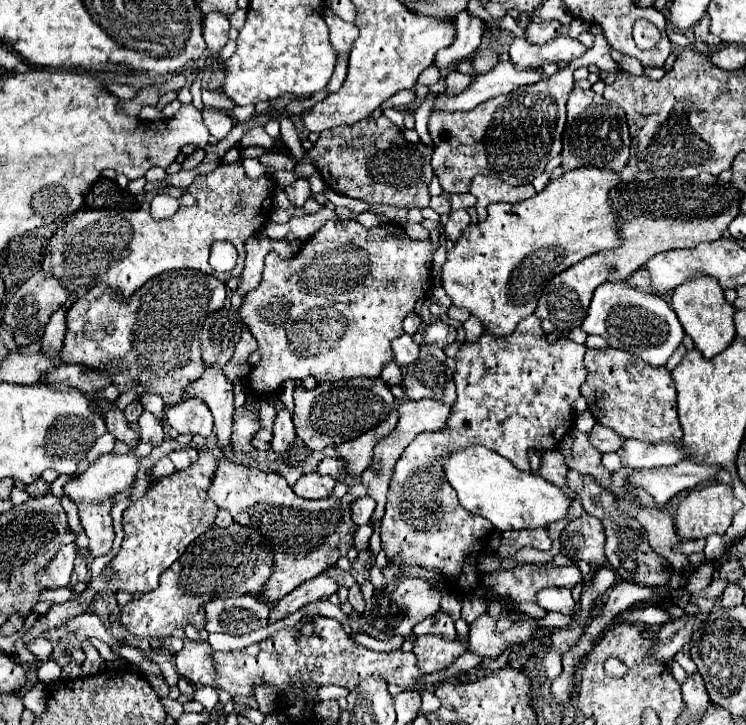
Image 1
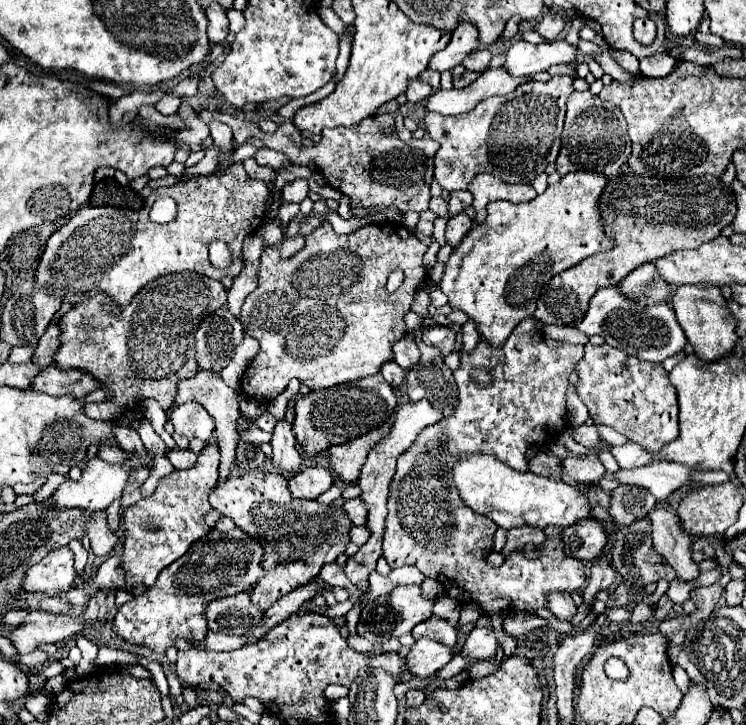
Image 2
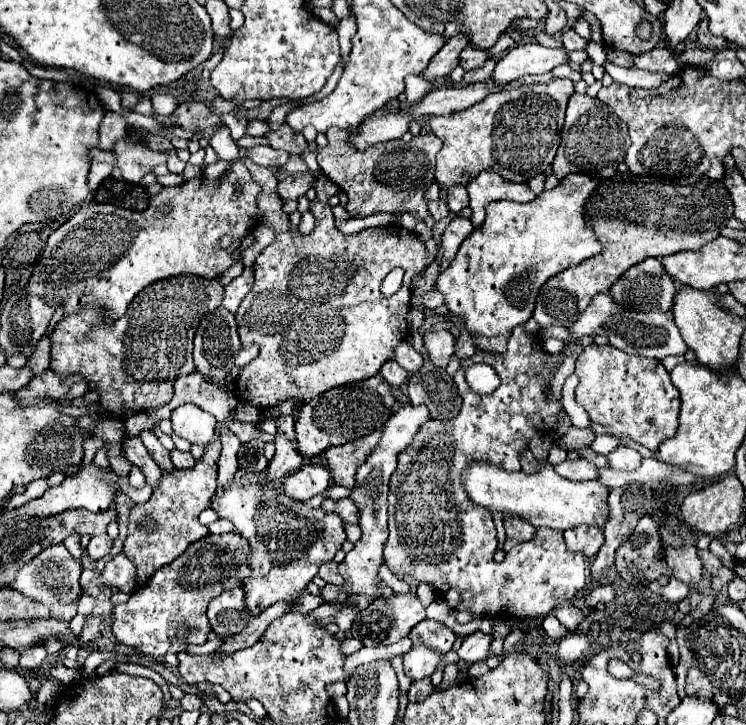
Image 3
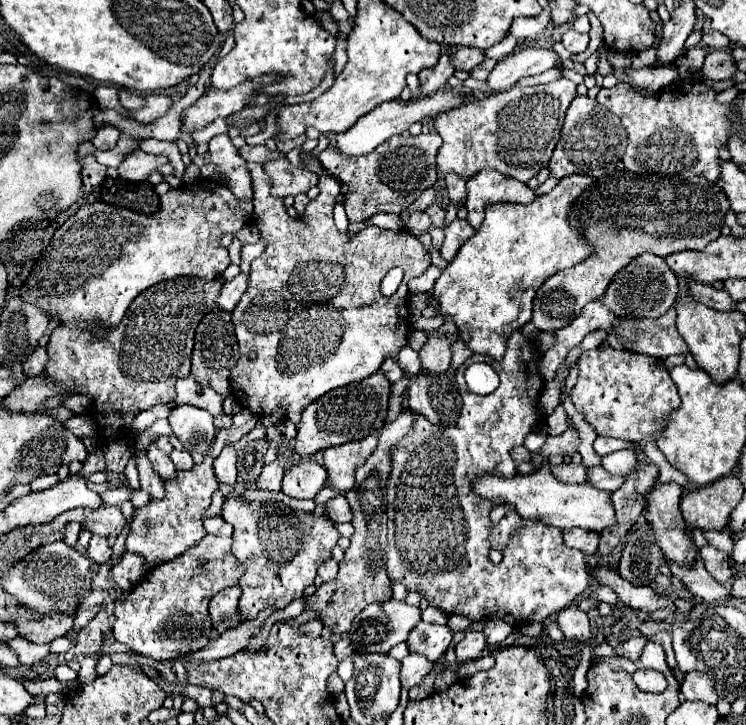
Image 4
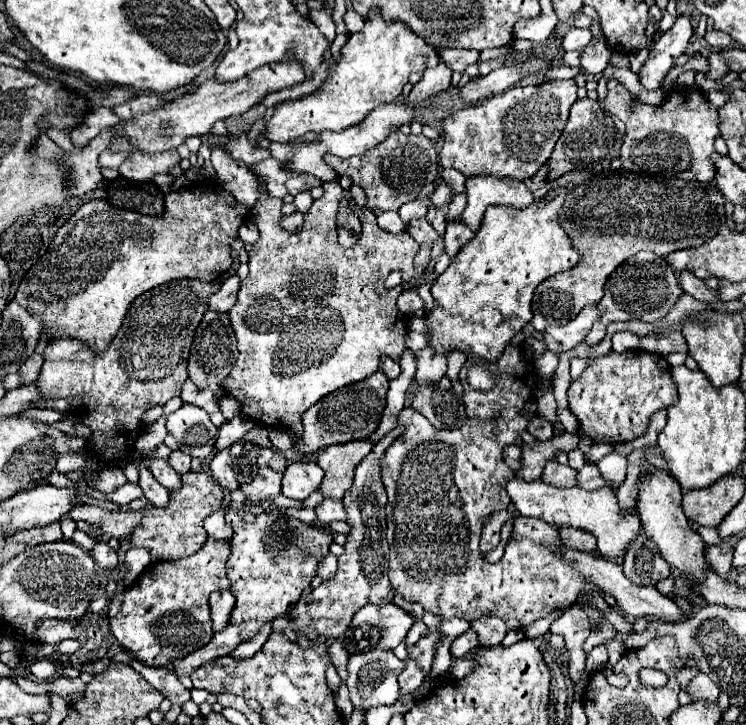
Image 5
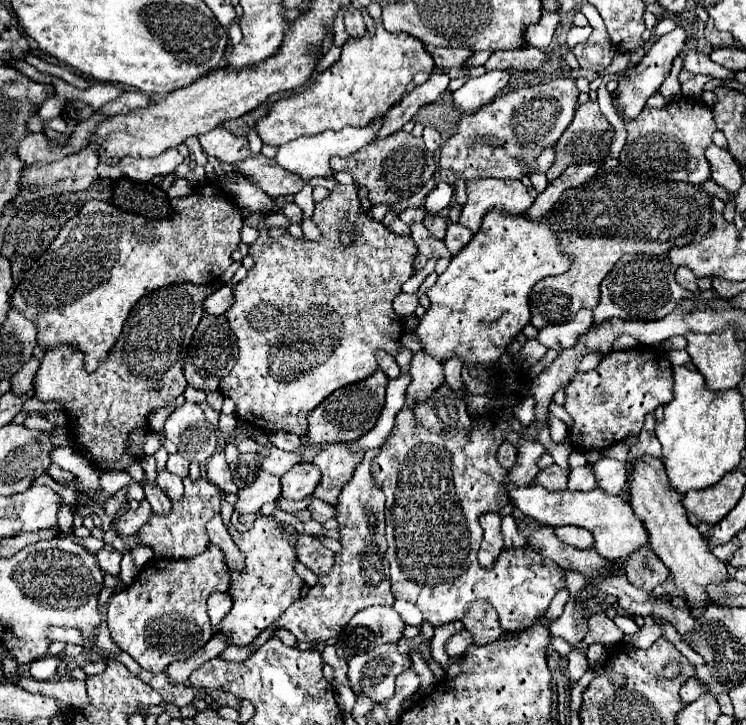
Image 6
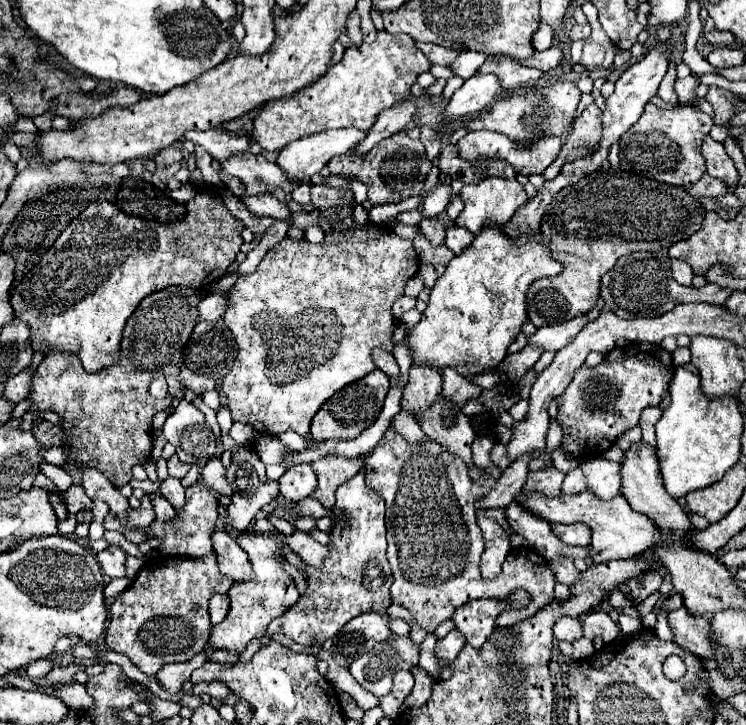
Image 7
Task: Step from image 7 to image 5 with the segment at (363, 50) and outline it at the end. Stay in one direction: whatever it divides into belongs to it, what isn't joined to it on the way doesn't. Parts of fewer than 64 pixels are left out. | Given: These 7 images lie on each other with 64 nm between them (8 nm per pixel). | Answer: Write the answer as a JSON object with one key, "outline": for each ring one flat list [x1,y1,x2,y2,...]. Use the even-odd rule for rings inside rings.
{"outline":[[372,8,364,28,356,34,350,34,342,48,342,58,336,62,326,82,304,98,278,104,264,126,264,138,270,142,292,142,308,132,342,132,352,124,360,124,376,106,390,104,400,98,402,88,412,72,422,72,434,66,438,66,438,60,436,50,430,44,408,32,404,24,384,22,380,12]]}

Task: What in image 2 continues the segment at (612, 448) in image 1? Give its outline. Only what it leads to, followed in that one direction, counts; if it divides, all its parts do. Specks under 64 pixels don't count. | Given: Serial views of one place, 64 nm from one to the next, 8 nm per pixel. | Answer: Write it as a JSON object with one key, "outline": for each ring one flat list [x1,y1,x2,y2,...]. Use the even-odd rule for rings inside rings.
{"outline":[[582,424,582,426,578,426,578,428,574,430,574,440,576,440,576,442,580,442,582,446,586,446,586,448,594,448,594,446,598,446,600,436,598,436,596,426]]}

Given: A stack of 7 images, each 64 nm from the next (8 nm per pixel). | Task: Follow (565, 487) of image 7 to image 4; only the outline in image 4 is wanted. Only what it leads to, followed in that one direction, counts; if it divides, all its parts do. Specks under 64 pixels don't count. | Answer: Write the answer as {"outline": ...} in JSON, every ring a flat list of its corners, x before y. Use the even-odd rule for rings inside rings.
{"outline":[[592,466,592,468,588,468,588,478,586,478,586,482,588,482,588,484,592,484,594,488,610,490,610,492,618,490,618,488,622,486,622,482,624,482,624,480,626,480,626,478,612,476,610,472,604,472,600,466]]}

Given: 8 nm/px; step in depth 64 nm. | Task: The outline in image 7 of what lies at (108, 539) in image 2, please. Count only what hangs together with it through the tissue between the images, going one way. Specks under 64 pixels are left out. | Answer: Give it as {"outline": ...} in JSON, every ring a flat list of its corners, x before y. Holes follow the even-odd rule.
{"outline":[[108,546,106,550,98,552,96,556,98,556,98,562,100,562,104,574,108,574,110,578,122,578,122,576,126,576,126,566,124,566,126,552,122,548]]}

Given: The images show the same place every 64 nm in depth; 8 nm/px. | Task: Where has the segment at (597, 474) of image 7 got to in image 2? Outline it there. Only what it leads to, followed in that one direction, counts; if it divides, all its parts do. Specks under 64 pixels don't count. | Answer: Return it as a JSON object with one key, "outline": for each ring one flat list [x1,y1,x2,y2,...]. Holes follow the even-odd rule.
{"outline":[[636,442,614,446,610,452,620,468,640,468,654,460,654,454,650,454,646,448,640,448]]}

